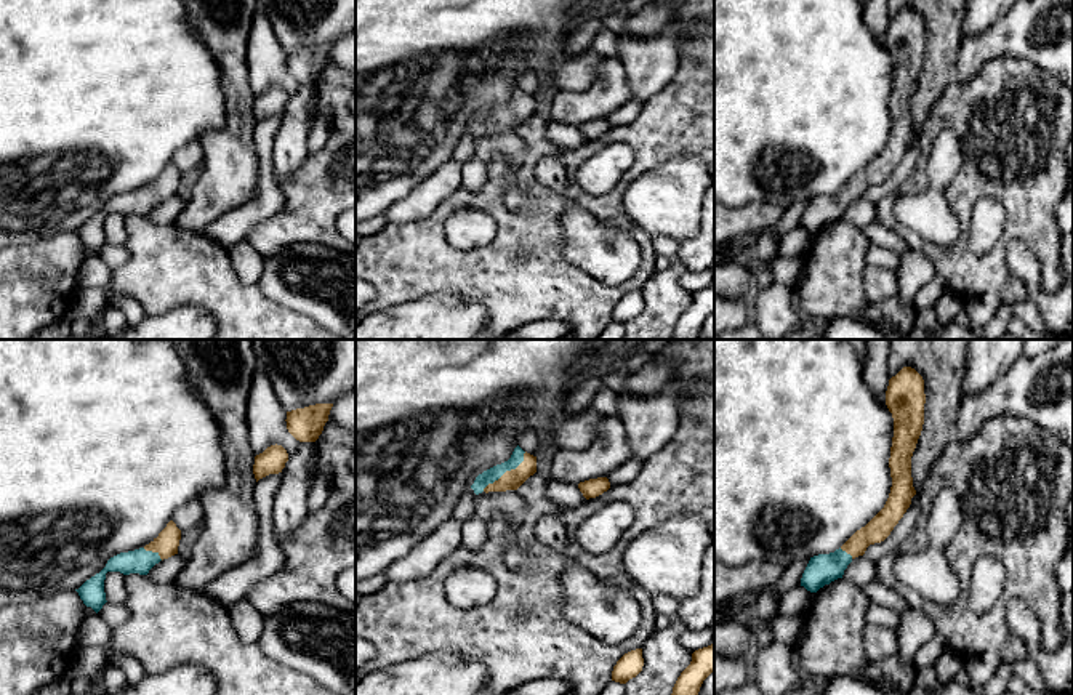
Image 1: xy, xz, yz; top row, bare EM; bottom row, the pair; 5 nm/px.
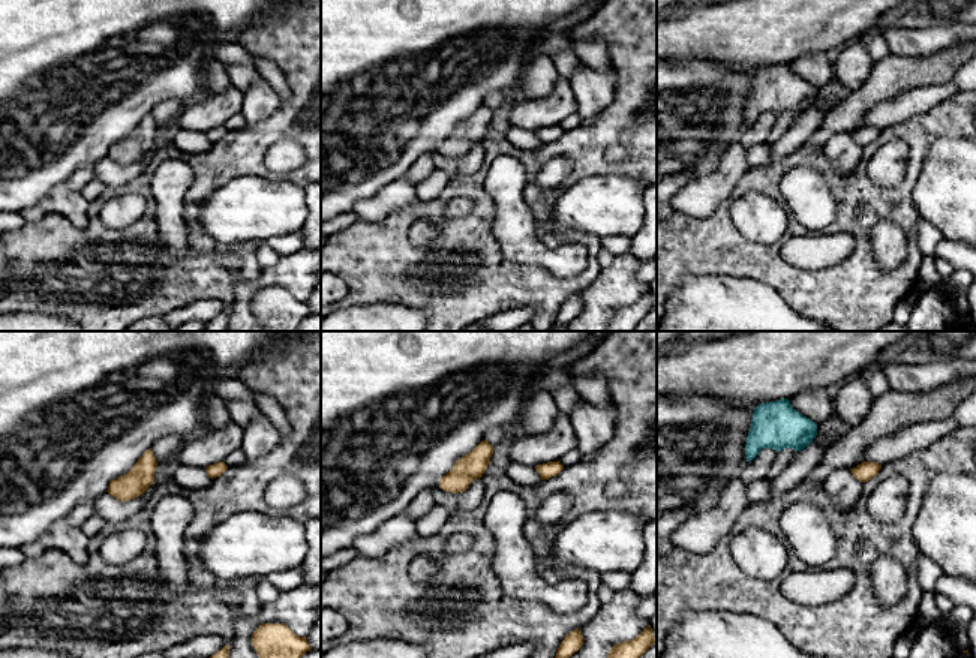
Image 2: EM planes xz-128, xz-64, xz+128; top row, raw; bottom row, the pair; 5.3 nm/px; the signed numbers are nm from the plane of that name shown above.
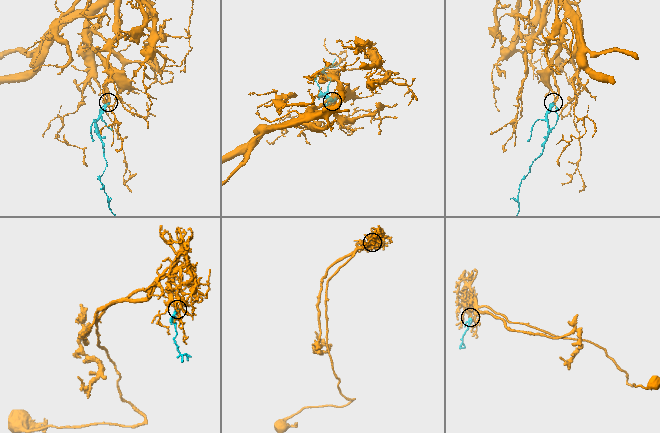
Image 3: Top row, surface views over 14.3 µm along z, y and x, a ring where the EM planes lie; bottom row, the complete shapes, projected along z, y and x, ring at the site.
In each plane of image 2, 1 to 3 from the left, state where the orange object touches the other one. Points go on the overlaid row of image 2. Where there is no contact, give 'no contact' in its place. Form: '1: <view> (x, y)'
1: no contact
2: no contact
3: no contact

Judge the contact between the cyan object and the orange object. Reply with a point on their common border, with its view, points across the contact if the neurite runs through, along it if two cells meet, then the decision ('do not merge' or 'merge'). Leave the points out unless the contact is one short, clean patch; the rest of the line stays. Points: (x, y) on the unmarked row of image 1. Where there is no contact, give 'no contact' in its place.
xz (506, 111) | across xz (492, 116), (506, 111), (513, 120) | merge

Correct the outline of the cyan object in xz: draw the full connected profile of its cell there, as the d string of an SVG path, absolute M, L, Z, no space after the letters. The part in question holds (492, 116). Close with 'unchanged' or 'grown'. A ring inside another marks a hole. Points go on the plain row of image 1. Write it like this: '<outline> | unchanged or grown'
M519 86L511 99L479 115L471 127L476 136L485 133L517 131L536 114L536 98L524 93Z | grown

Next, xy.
M170 162L159 178L149 186L111 199L99 215L86 221L75 232L78 234L83 245L98 255L107 243L104 234L104 221L107 213L120 213L123 216L147 216L155 205L178 195L179 181L181 171L173 162Z | grown

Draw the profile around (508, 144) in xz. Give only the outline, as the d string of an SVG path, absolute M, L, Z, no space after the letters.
M516 131L476 136L476 155L487 163L496 157L504 157L514 168L520 168L524 154L525 143Z

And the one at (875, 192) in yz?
M919 144L911 146L903 159L898 162L898 165L894 168L890 176L881 183L870 186L865 192L865 197L871 203L878 203L882 197L895 194L897 189L906 181L906 178L911 175L914 163L919 157Z

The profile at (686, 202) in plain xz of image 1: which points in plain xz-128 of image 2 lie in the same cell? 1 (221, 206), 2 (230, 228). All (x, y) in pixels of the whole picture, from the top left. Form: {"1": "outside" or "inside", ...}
{"1": "inside", "2": "inside"}

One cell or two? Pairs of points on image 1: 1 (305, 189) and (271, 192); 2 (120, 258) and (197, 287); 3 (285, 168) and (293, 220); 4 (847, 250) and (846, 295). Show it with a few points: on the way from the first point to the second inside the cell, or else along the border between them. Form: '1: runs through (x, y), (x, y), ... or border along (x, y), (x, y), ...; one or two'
1: border along (277, 184), (282, 194), (282, 208), (261, 223); two
2: border along (124, 245), (128, 258), (111, 271); two
3: border along (309, 154), (277, 184); two
4: runs through (846, 261), (846, 284); one

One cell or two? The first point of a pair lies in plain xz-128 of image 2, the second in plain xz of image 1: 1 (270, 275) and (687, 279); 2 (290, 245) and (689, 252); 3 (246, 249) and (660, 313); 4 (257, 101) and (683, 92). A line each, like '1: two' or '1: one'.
1: two
2: two
3: two
4: two

